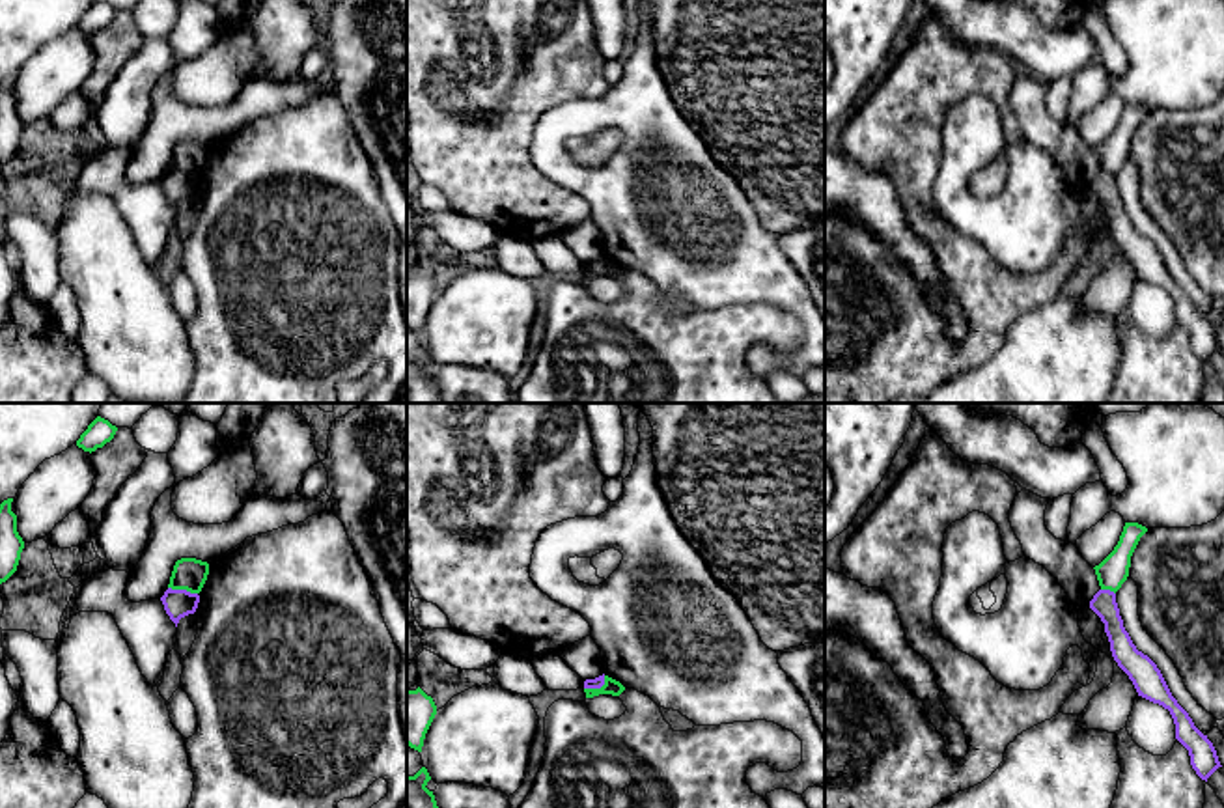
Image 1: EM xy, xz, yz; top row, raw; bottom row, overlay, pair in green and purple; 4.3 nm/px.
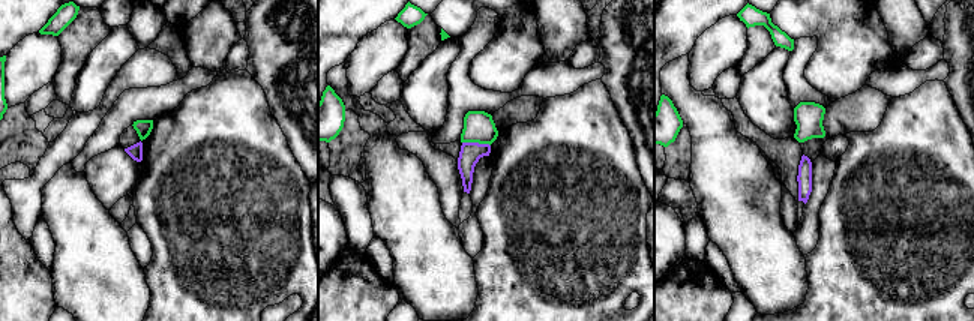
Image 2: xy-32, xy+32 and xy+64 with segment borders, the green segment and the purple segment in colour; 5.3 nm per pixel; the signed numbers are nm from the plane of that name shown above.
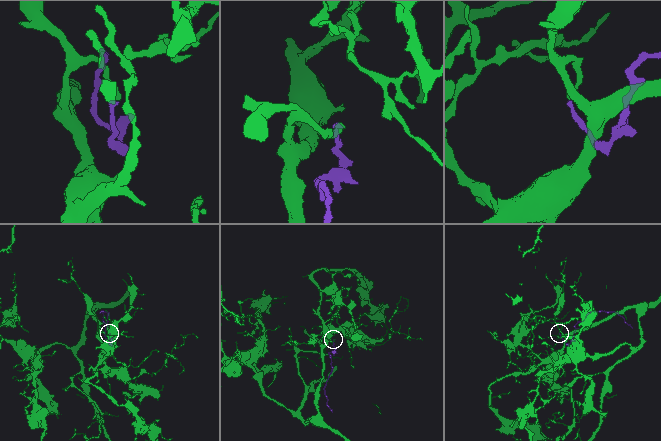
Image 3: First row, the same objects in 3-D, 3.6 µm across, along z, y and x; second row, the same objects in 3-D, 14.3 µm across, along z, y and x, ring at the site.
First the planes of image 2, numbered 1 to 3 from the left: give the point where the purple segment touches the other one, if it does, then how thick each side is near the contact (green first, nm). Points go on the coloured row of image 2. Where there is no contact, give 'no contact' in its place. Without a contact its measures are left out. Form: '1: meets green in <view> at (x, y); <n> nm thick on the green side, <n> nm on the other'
1: no contact
2: meets green in xy+32 at (476, 141); 160 nm thick on the green side, 120 nm on the other
3: no contact

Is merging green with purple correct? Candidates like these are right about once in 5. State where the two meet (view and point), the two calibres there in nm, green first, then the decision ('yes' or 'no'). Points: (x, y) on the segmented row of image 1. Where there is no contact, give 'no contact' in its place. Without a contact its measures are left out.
xy (183, 588) | 140/130 nm | no

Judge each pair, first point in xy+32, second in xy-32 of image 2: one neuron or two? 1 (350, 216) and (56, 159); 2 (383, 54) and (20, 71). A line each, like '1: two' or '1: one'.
1: one
2: one

